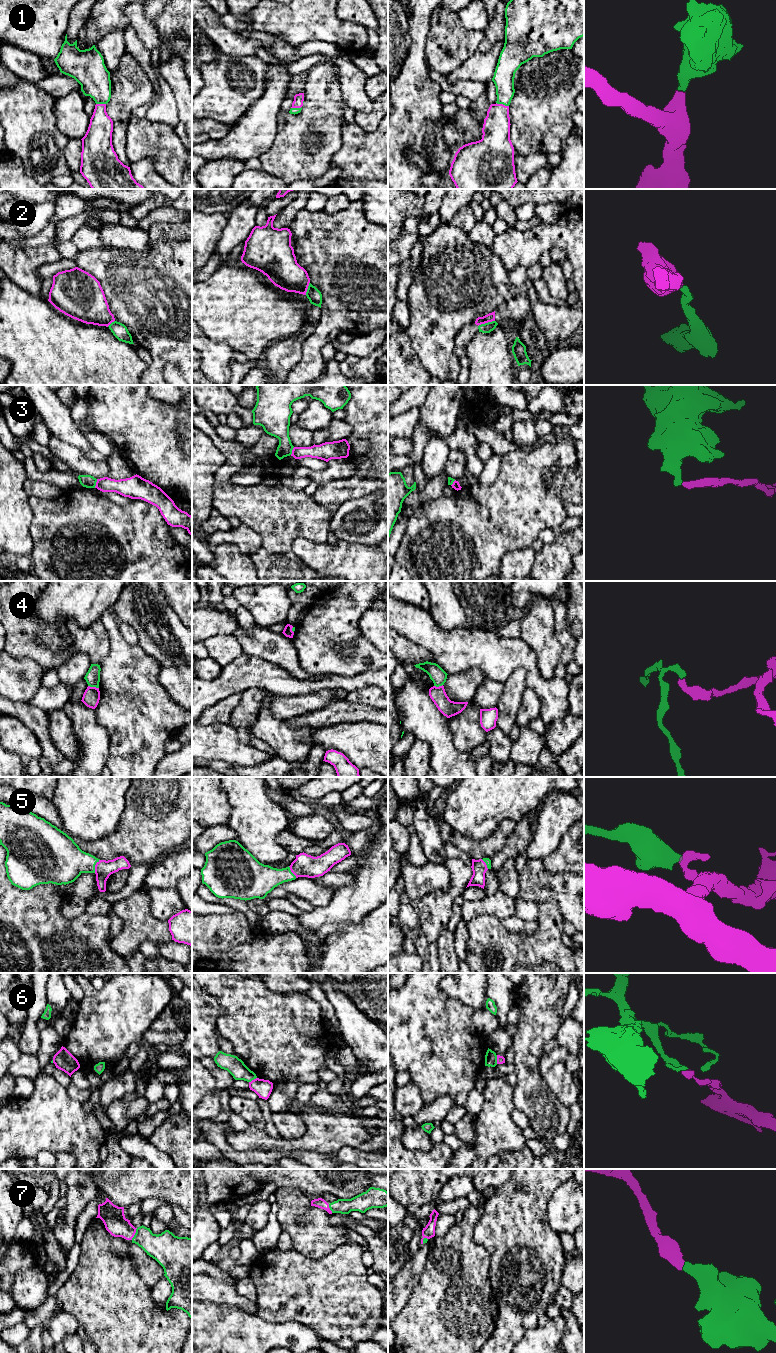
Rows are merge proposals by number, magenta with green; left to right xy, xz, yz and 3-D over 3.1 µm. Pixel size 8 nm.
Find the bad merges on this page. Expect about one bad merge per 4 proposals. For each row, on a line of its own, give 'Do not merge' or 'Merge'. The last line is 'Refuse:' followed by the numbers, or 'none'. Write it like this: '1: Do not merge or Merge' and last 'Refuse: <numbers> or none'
1: Merge
2: Do not merge
3: Do not merge
4: Do not merge
5: Merge
6: Do not merge
7: Merge
Refuse: 2, 3, 4, 6

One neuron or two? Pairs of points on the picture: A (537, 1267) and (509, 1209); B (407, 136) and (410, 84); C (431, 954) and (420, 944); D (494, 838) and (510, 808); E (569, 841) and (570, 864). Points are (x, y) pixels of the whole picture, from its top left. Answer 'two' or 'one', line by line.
A: one
B: one
C: one
D: two
E: one

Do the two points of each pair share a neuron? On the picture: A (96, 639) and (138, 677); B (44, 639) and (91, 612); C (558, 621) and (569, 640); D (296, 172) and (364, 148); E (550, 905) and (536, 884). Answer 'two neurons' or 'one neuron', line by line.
A: two neurons
B: one neuron
C: one neuron
D: two neurons
E: two neurons

